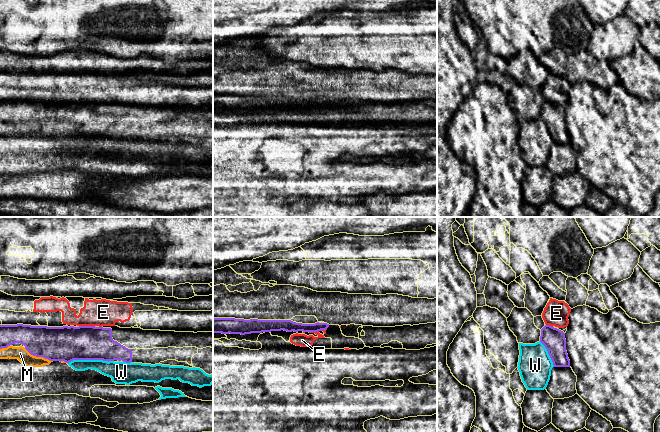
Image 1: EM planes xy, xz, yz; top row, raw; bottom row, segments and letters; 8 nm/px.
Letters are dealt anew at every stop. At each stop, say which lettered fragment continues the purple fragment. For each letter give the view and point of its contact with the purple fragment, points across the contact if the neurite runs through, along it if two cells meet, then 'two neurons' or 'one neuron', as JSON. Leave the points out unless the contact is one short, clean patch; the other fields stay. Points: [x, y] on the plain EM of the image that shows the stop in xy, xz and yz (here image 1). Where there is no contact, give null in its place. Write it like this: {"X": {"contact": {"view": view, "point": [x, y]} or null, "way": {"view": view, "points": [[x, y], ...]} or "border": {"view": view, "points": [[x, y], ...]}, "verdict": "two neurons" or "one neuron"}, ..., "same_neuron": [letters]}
{"E": {"contact": {"view": "xy", "point": [87, 102]}, "border": {"view": "xy", "points": [[79, 101], [92, 101], [94, 103]]}, "verdict": "two neurons"}, "M": {"contact": {"view": "xy", "point": [38, 132]}, "verdict": "one neuron"}, "W": {"contact": {"view": "xy", "point": [90, 135]}, "verdict": "two neurons"}, "same_neuron": ["M"]}

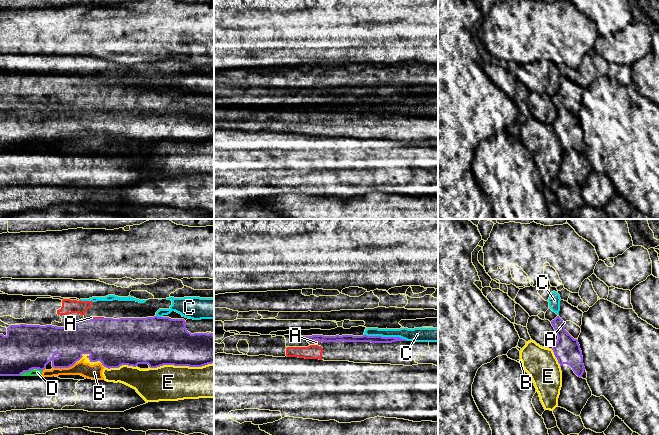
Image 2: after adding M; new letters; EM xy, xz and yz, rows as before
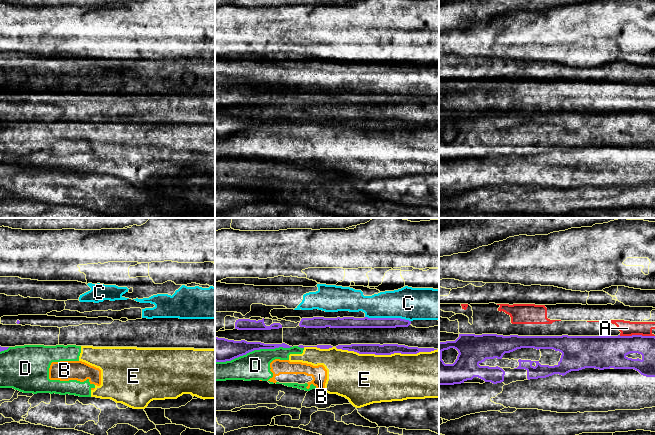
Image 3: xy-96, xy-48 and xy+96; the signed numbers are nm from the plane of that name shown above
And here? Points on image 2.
{"A": {"contact": {"view": "xy", "point": [96, 94]}, "verdict": "two neurons"}, "B": {"contact": {"view": "xy", "point": [64, 143]}, "border": {"view": "xy", "points": [[75, 138], [68, 143], [53, 143]]}, "verdict": "two neurons"}, "C": {"contact": {"view": "xz", "point": [386, 113]}, "border": {"view": "xz", "points": [[364, 110], [399, 112], [407, 116]]}, "verdict": "two neurons"}, "D": {"contact": {"view": "xy", "point": [26, 147]}, "verdict": "two neurons"}, "E": {"contact": {"view": "xy", "point": [104, 142]}, "verdict": "two neurons"}, "same_neuron": []}

